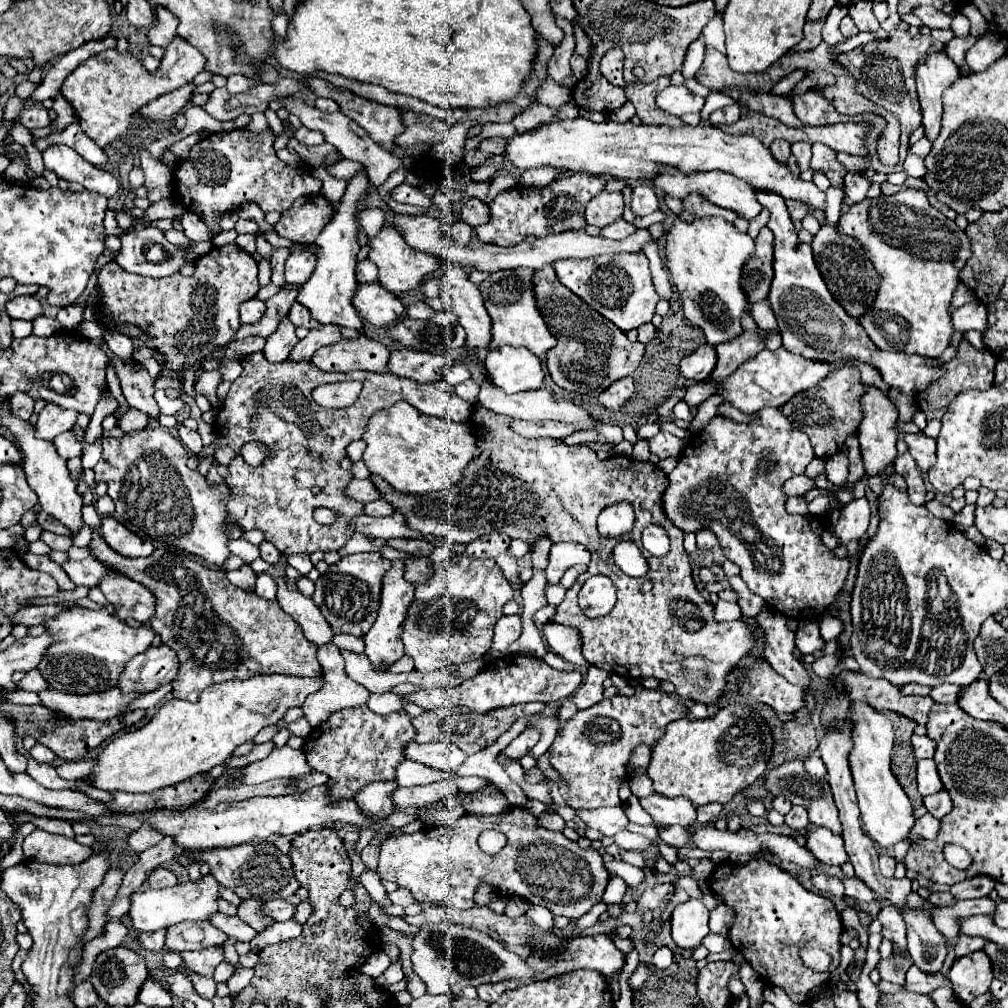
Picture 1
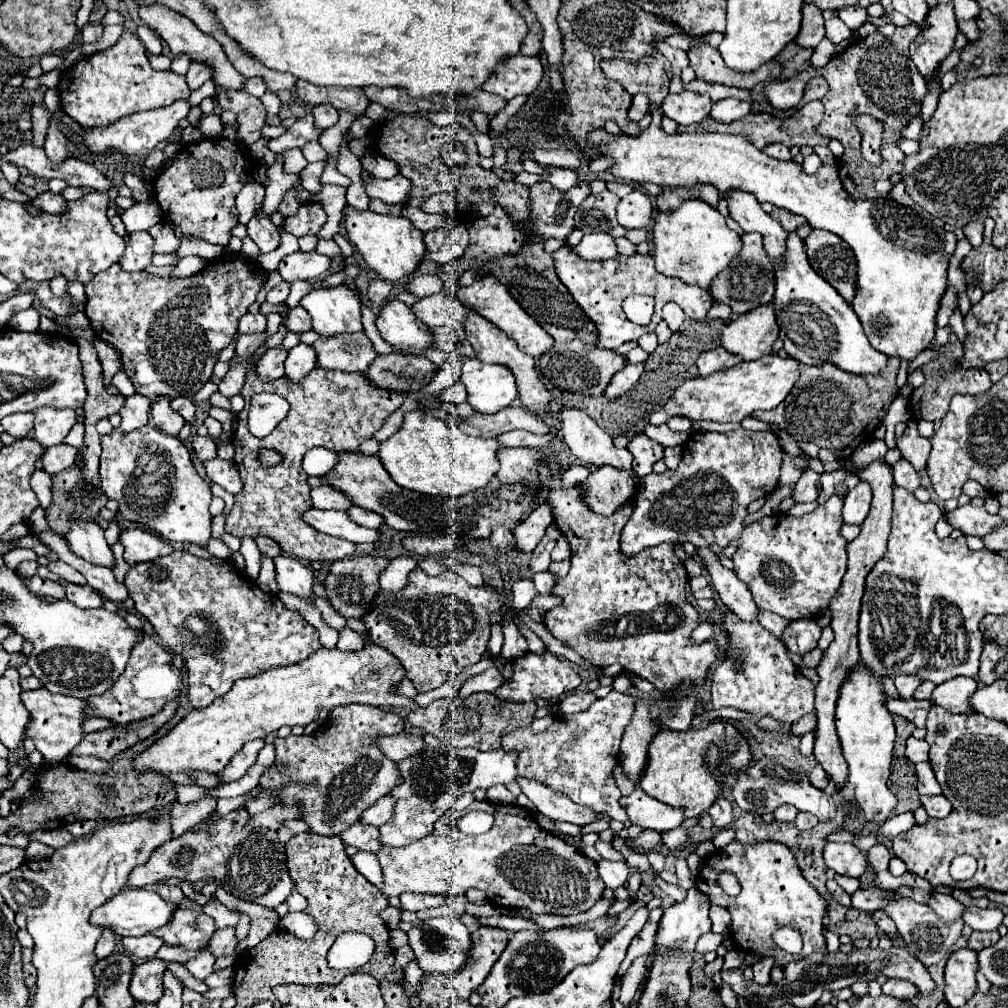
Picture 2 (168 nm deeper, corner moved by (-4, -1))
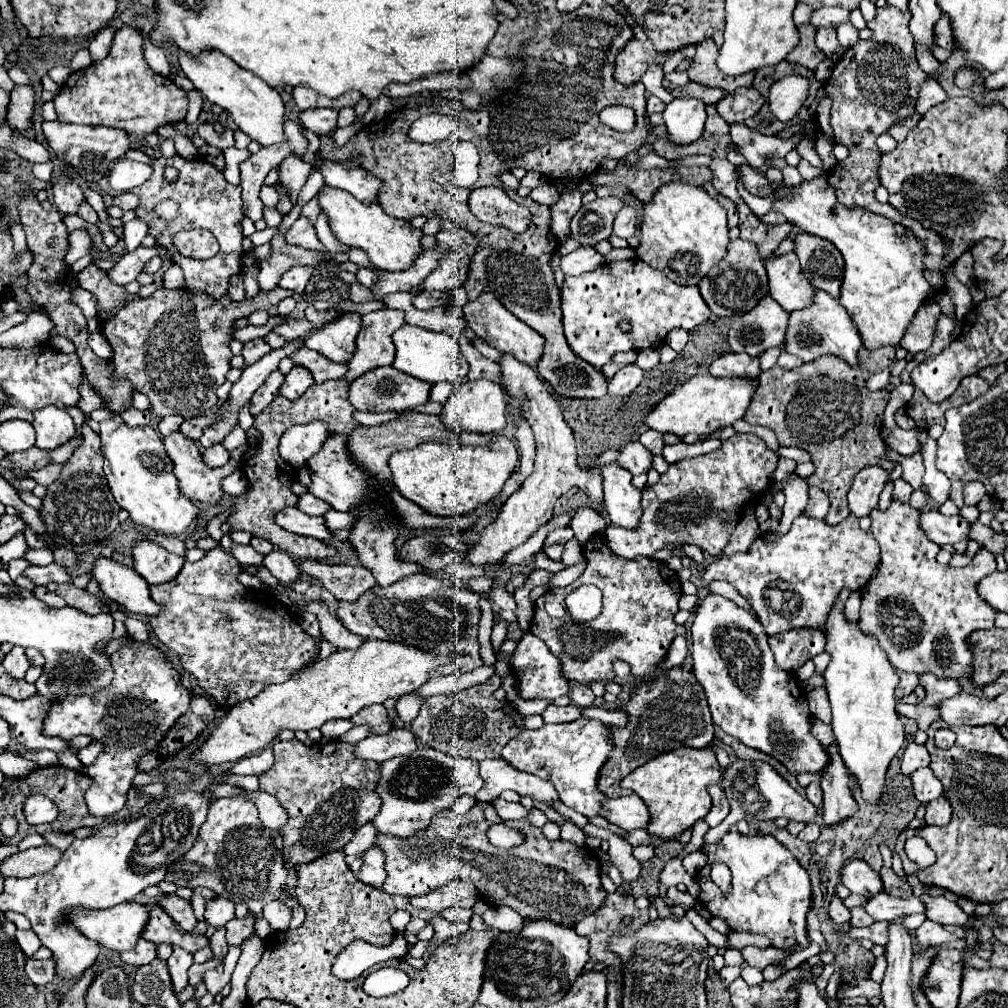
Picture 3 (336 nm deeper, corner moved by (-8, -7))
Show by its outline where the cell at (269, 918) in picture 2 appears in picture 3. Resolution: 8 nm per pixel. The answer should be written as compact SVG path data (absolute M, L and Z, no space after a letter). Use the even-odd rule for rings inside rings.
M195 887L195 889L193 889L193 895L191 895L189 903L191 903L191 907L193 907L193 911L195 911L195 917L197 917L199 921L203 921L205 903L211 901L213 897L217 897L217 895L215 895L211 889L205 889L205 887Z

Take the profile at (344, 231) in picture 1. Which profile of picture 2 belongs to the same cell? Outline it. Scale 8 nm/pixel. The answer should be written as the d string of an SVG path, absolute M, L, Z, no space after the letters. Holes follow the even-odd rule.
M345 283L313 289L301 299L299 305L309 311L313 331L317 331L321 337L363 331L361 291L351 289Z

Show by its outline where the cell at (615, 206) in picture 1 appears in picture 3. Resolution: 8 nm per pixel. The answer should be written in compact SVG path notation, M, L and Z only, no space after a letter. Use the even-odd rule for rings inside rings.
M617 197L595 199L589 205L581 205L571 221L571 237L581 245L595 245L613 233L615 213L623 207Z

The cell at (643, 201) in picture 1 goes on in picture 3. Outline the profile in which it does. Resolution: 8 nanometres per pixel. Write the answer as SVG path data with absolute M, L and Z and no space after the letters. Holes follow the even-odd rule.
M623 207L617 215L615 215L615 221L613 221L613 233L617 237L623 237L623 239L629 239L635 235L639 227L639 221L637 221L637 213L633 207Z

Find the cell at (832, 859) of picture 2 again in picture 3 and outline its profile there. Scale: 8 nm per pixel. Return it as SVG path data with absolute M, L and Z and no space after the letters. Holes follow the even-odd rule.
M863 859L849 861L841 871L841 883L853 893L867 899L883 891L883 881L877 871L873 871Z

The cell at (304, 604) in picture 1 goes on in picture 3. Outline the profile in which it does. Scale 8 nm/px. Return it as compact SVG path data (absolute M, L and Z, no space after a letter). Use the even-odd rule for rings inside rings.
M273 549L269 555L265 555L263 557L263 565L271 571L273 577L277 577L285 585L293 583L301 575L297 563L281 549Z

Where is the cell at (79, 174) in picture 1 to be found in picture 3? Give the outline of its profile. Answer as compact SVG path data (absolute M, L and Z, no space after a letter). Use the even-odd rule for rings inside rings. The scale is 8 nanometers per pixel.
M85 189L85 197L87 197L87 201L89 201L89 205L99 213L99 211L105 211L105 205L103 205L103 199L101 199L101 195L95 191L95 189Z

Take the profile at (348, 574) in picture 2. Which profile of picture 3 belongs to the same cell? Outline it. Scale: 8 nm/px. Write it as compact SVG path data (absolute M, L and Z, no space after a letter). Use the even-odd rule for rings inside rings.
M299 561L301 573L317 579L327 591L335 595L335 599L357 601L359 595L369 591L375 585L375 577L365 567L351 565L327 565L319 561Z

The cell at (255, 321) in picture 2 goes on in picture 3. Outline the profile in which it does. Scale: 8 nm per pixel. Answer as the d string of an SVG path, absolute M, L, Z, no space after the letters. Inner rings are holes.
M253 339L253 341L247 341L243 345L243 359L245 359L245 365L253 365L255 361L259 361L265 353L269 353L271 347L263 341L263 339Z

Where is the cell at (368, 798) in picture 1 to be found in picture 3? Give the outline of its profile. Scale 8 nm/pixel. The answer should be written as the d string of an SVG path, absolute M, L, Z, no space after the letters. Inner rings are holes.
M379 847L367 849L365 855L363 855L363 867L357 873L357 879L367 883L367 885L371 885L371 887L381 889L383 881L385 881L383 863L385 863L385 857L383 857L383 851Z

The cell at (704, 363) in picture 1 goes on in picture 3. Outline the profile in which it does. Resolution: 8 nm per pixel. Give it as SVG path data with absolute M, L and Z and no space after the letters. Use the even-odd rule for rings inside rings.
M727 353L713 361L709 373L715 377L743 377L757 381L761 375L759 357L751 357L747 353Z

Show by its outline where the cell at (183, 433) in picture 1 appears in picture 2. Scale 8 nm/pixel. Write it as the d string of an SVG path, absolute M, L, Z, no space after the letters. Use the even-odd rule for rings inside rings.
M191 435L191 447L195 451L195 455L201 461L209 461L217 457L217 447L209 437L199 437L199 435Z

